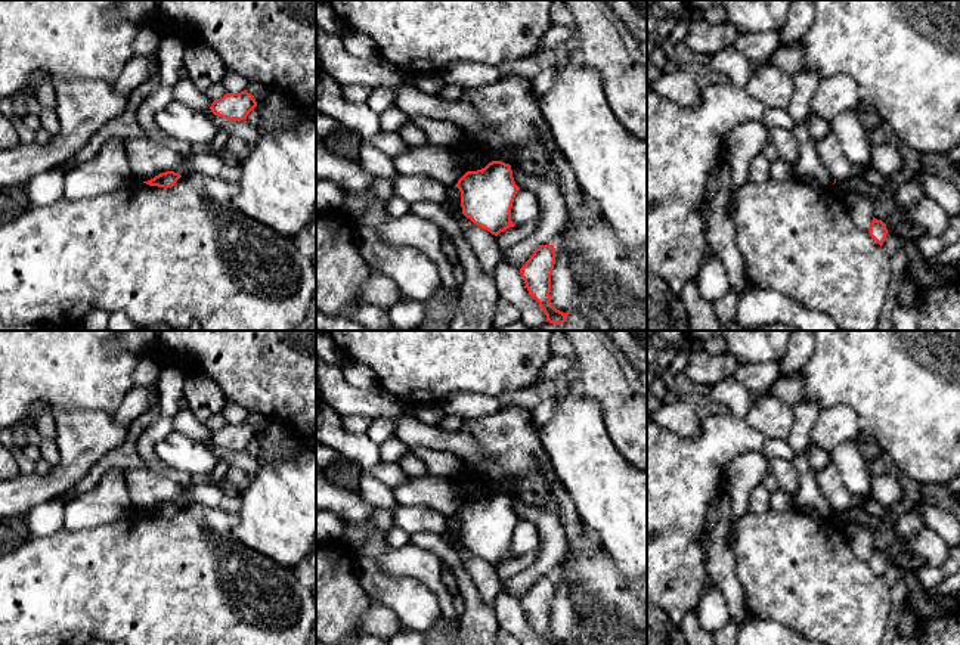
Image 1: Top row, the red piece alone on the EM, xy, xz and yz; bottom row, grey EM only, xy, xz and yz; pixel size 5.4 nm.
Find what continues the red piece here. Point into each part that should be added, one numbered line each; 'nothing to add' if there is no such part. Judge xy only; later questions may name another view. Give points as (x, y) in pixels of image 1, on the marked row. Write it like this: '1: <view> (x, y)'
nothing to add

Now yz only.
nothing to add

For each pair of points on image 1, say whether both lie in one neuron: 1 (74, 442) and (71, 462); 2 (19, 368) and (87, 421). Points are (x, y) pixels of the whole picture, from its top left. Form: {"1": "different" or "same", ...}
{"1": "same", "2": "different"}

